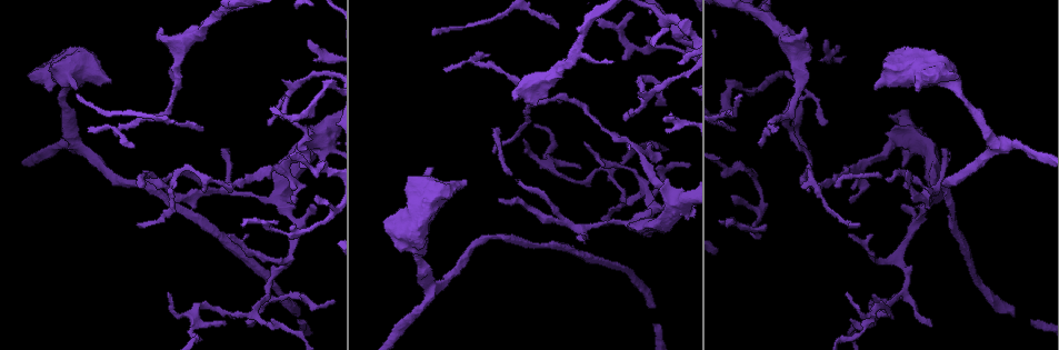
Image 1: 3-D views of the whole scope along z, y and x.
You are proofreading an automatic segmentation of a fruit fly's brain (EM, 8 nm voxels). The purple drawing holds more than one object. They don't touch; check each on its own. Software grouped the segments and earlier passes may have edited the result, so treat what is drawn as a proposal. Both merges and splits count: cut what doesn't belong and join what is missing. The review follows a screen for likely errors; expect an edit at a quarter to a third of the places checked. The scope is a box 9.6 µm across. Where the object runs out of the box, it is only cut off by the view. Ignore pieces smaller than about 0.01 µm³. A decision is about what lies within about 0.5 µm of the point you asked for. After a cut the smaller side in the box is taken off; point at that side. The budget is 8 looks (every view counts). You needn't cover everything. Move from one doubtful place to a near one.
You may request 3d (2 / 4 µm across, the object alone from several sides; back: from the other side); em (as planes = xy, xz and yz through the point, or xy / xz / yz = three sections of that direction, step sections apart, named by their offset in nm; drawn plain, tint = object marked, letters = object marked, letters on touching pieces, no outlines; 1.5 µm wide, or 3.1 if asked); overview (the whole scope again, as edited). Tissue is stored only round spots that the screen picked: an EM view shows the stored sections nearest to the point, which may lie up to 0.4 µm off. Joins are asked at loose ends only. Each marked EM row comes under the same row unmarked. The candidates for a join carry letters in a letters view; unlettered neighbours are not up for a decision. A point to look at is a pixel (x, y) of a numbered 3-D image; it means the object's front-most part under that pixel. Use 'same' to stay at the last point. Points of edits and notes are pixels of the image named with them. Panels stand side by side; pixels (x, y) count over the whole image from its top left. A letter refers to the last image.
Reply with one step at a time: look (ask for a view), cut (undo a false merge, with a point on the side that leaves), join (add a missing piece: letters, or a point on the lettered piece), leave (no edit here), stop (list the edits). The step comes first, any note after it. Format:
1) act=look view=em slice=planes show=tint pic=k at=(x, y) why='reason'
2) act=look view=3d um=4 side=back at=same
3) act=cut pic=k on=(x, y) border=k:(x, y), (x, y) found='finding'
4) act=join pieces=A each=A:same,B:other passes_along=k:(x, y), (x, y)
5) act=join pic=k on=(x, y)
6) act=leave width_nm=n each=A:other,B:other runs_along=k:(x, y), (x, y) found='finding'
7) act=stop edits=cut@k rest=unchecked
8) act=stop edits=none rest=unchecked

act=look view=3d um=2 pic=1 at=(604, 222) why='a narrow waist'

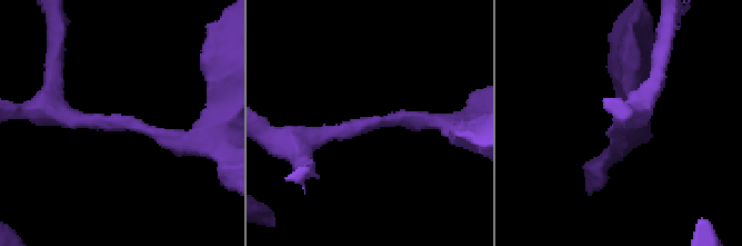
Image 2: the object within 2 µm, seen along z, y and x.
act=look view=em slice=planes show=letters pic=2 at=(131, 129) arm_widths_nm=220,240

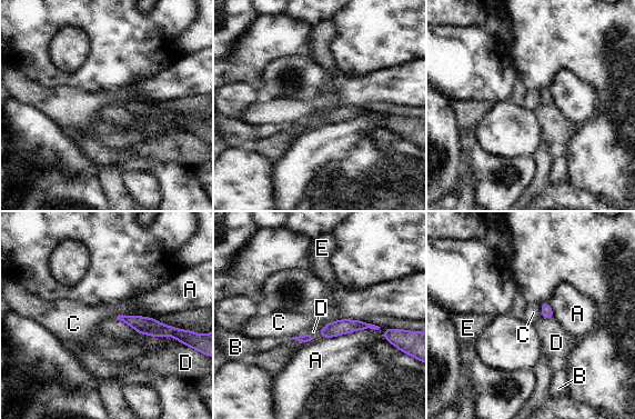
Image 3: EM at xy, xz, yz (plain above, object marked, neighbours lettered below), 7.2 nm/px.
act=leave width_nm=60 longest_contact=A:440nm each=A:other,B:other,C:other,D:other,E:other found='continuous, no second neuron'

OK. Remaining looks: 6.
act=look view=em slice=xz step=4 show=letters pic=1 at=(164, 179) why='free end'

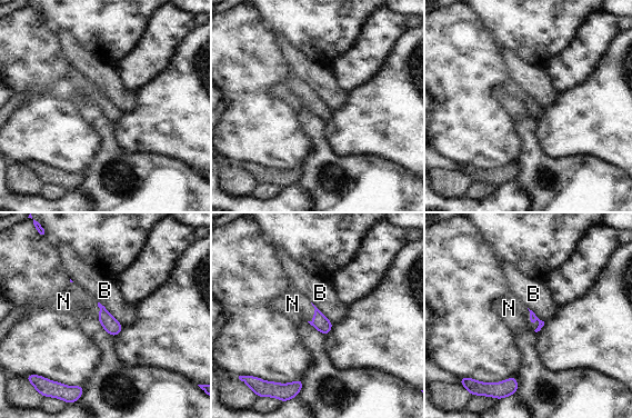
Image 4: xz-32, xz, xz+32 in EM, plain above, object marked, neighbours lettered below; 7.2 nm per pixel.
act=leave each=B:other,N:other border=4:(527, 308), (538, 321), (534, 330) found='none of them fits'

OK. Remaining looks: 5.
act=look view=em slice=planes show=letters pic=1 at=(732, 85) why='sharp bend'

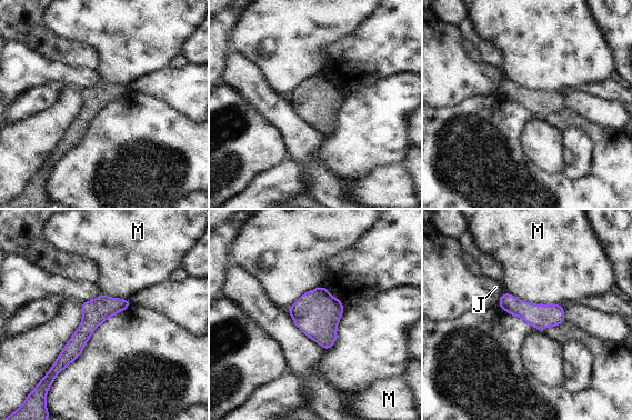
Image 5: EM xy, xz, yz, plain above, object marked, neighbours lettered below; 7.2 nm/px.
act=leave each=J:other,M:other border=5:(505, 290), (532, 303), (560, 306) found='continuous, no second neuron'

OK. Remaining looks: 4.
act=stop edits=none rest=unchecked

